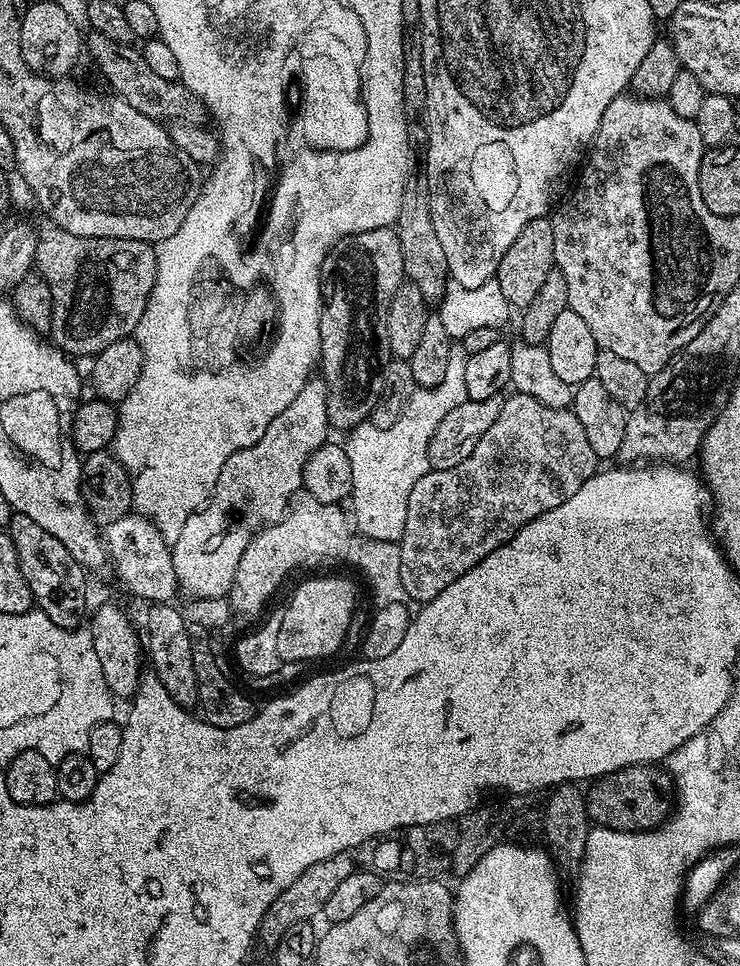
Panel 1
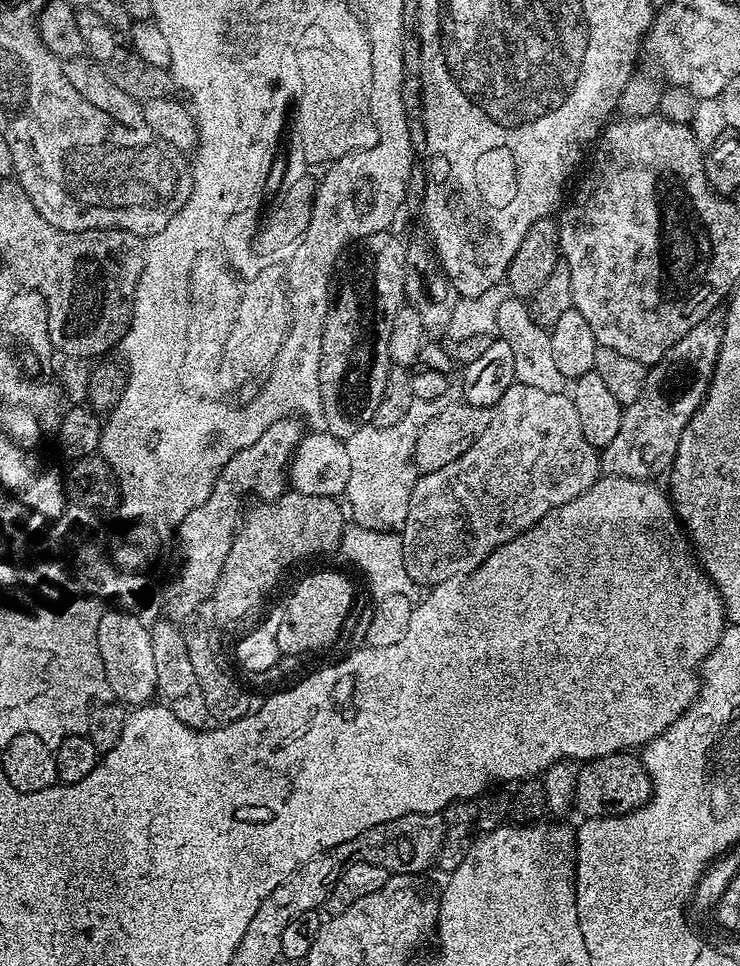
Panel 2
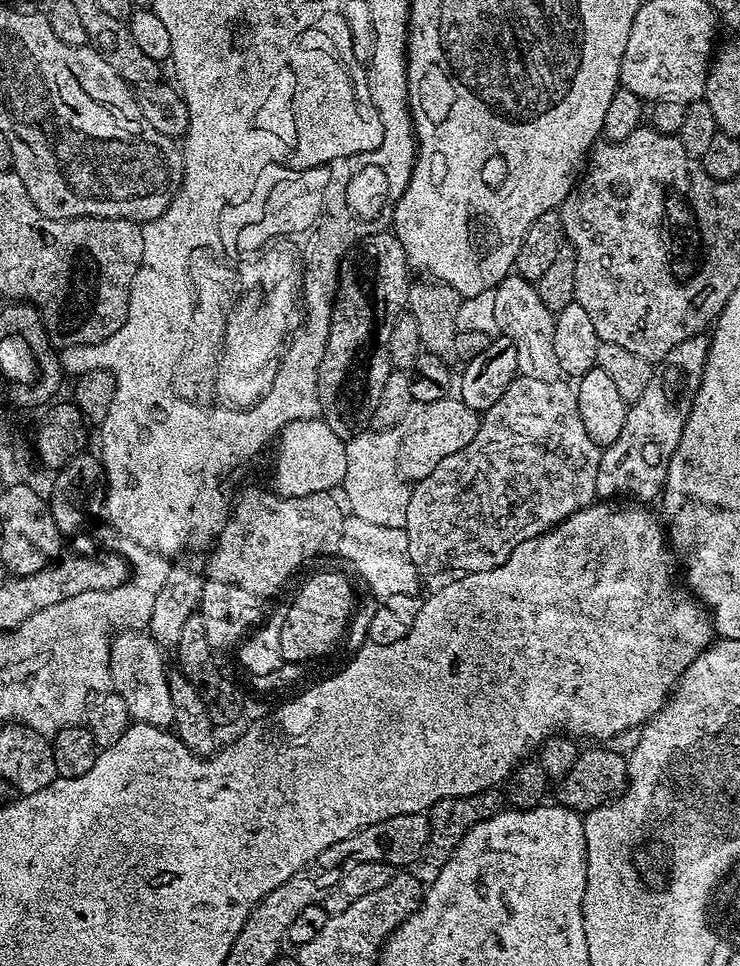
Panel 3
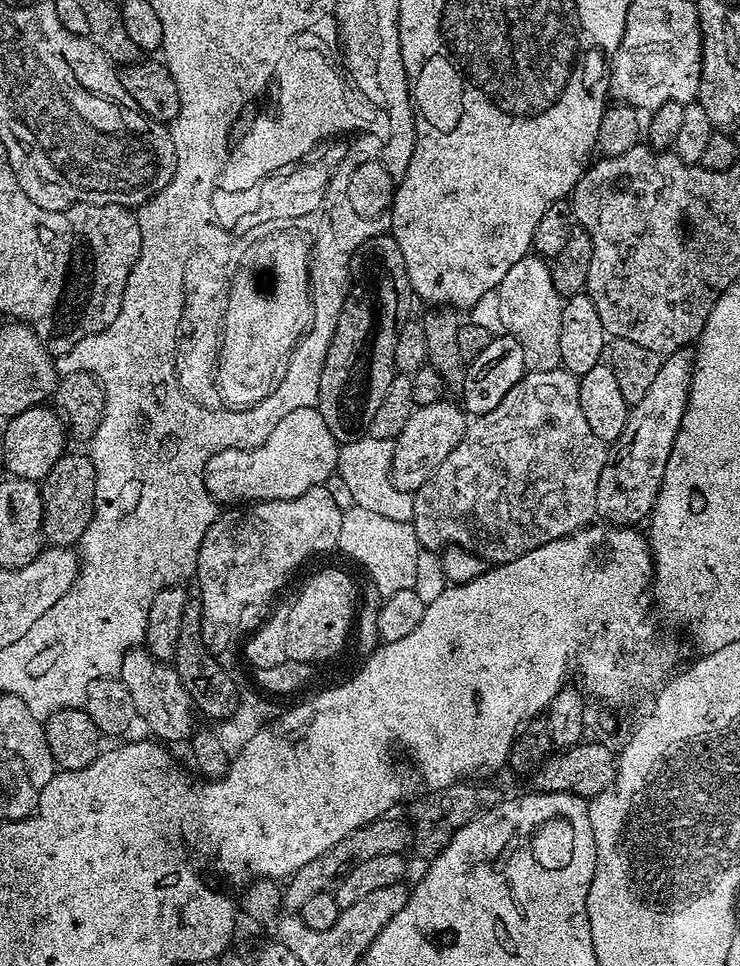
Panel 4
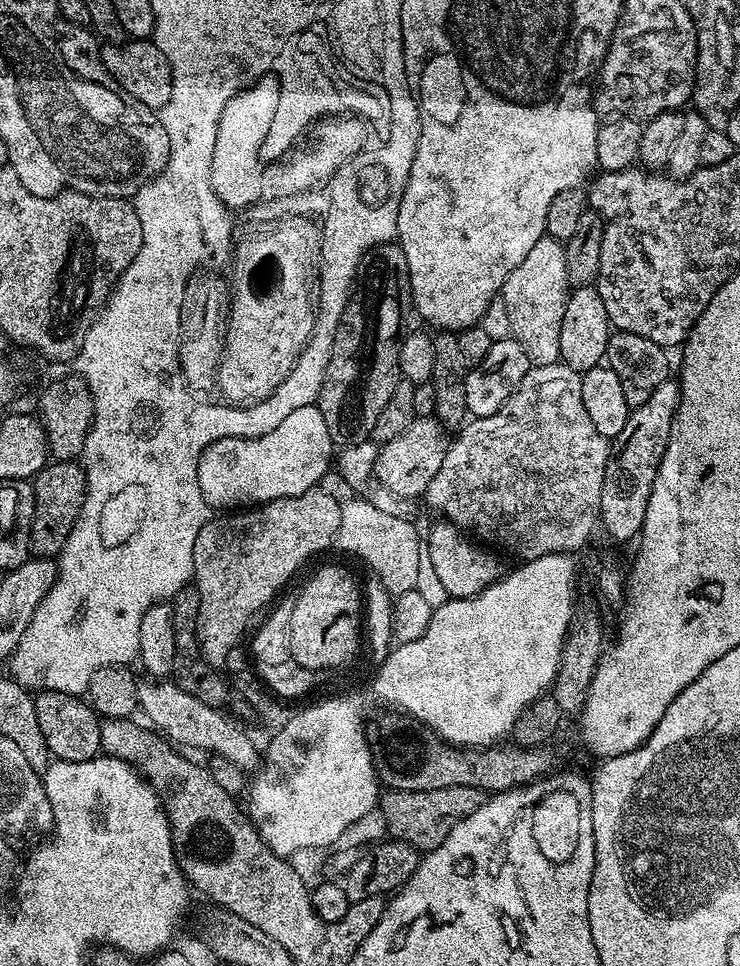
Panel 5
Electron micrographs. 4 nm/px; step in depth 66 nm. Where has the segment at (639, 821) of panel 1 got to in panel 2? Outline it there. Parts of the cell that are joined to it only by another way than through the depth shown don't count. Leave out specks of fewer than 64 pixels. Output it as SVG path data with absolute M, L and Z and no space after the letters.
M617 752L613 756L604 756L601 760L592 760L585 763L580 769L577 778L575 811L581 812L584 818L599 818L601 816L624 816L628 812L634 812L647 804L652 796L652 783L648 777L648 772L644 768L644 761L639 755Z

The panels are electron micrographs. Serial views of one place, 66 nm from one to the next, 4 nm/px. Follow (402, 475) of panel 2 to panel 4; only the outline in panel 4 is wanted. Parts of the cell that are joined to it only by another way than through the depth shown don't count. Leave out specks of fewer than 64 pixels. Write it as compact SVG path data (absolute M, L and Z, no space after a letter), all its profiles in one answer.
M365 436L349 444L339 445L340 453L336 463L335 475L340 476L346 491L352 495L351 503L372 513L382 514L399 522L411 521L414 514L414 495L411 492L398 490L392 481L392 450L391 440L379 440L373 436Z

